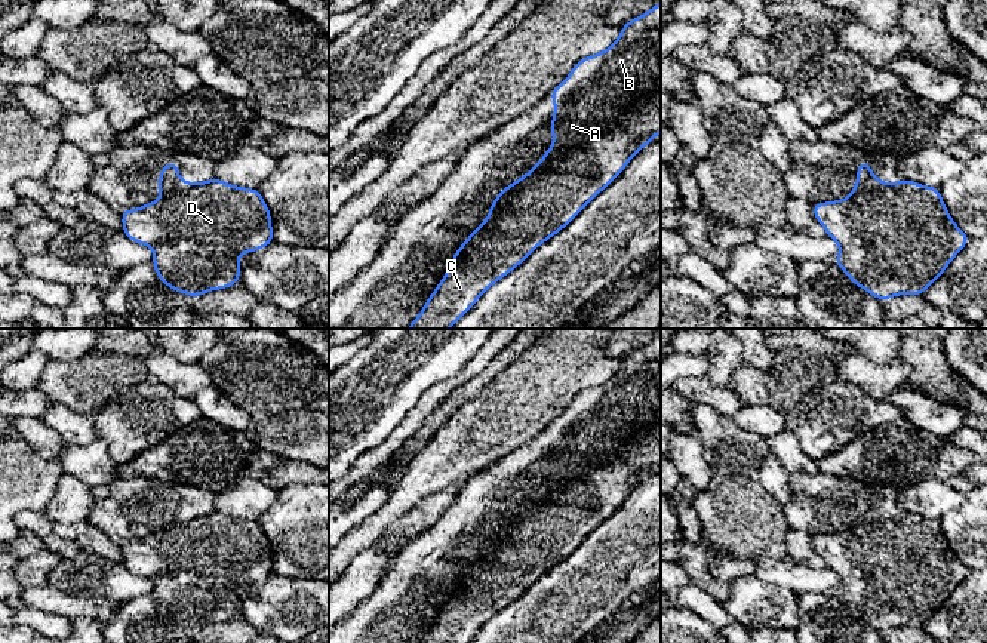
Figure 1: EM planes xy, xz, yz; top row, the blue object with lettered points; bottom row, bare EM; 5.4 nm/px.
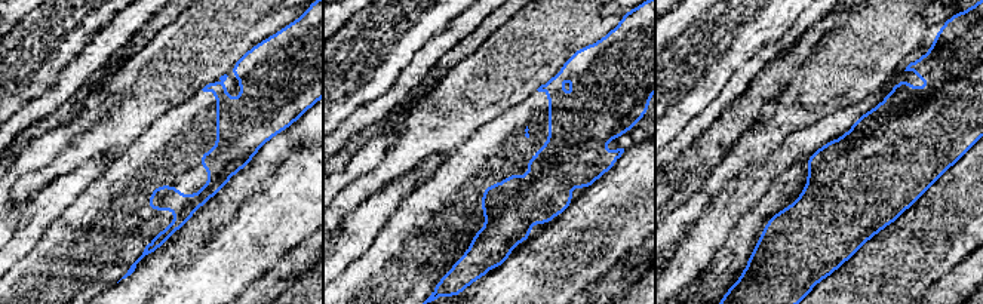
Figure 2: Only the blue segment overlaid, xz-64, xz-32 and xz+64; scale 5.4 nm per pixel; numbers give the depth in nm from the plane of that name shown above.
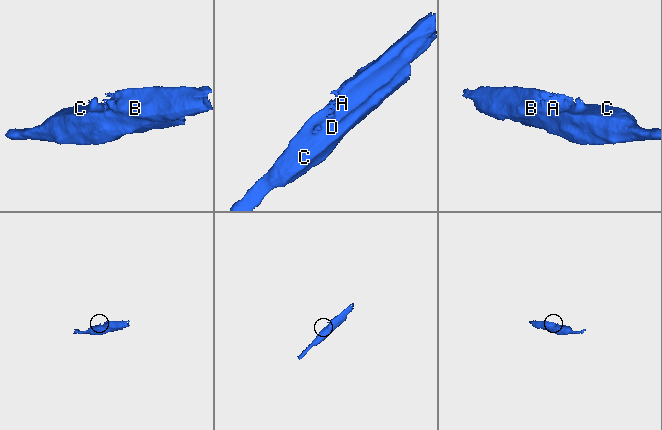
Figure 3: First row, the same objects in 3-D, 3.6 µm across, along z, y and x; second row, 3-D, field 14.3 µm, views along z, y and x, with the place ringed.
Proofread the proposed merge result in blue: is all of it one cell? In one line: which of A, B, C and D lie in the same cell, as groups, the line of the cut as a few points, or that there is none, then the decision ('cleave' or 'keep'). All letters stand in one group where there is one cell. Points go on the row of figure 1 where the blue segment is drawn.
groups A B / C D; cut xz (660, 85), (606, 137), (581, 140), (535, 175), (528, 175); cleave

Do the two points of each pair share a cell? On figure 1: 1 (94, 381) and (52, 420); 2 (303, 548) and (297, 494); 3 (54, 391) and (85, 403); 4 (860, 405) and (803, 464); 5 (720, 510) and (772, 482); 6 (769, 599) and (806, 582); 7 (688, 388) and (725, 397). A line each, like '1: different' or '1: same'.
1: different
2: same
3: same
4: different
5: different
6: different
7: same

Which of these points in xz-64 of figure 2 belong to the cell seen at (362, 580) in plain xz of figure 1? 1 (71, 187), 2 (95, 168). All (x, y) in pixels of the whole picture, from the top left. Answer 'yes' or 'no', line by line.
1: yes
2: yes

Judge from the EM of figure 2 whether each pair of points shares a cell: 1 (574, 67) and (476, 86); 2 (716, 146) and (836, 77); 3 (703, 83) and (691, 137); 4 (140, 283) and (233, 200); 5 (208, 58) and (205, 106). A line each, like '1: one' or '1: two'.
1: two
2: two
3: two
4: one
5: two

